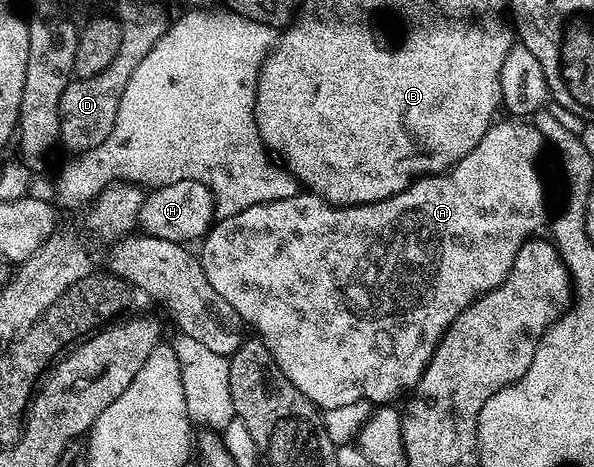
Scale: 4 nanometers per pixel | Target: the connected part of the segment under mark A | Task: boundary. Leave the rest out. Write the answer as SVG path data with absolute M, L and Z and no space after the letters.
M507 118L507 123L495 121L480 137L480 145L460 160L455 167L440 175L423 175L414 180L409 187L396 193L390 199L378 203L357 203L354 207L340 207L329 203L313 193L299 193L284 201L272 201L252 205L227 219L218 219L201 240L200 258L202 268L208 277L208 283L232 309L241 317L243 324L255 327L257 338L265 343L274 354L274 360L280 365L284 377L300 389L323 412L338 406L352 405L366 400L371 405L386 405L397 395L405 396L420 381L436 345L442 334L460 317L467 305L479 295L496 289L508 277L516 261L520 245L535 234L534 231L546 219L546 187L542 184L542 175L538 172L538 162L542 159L544 140L540 132L530 121Z

